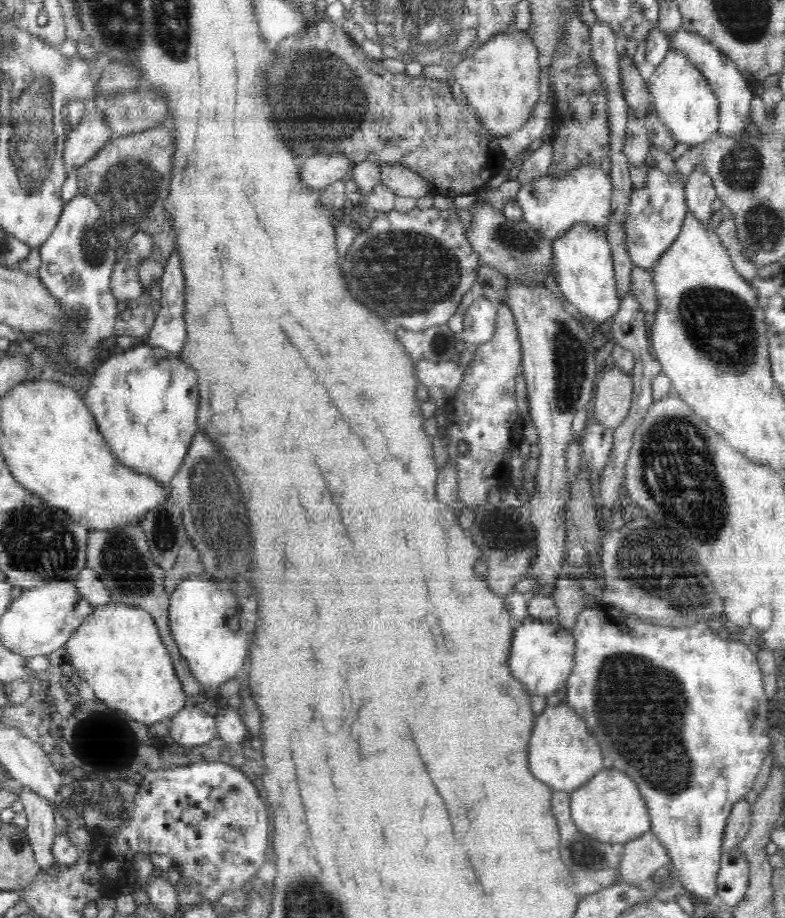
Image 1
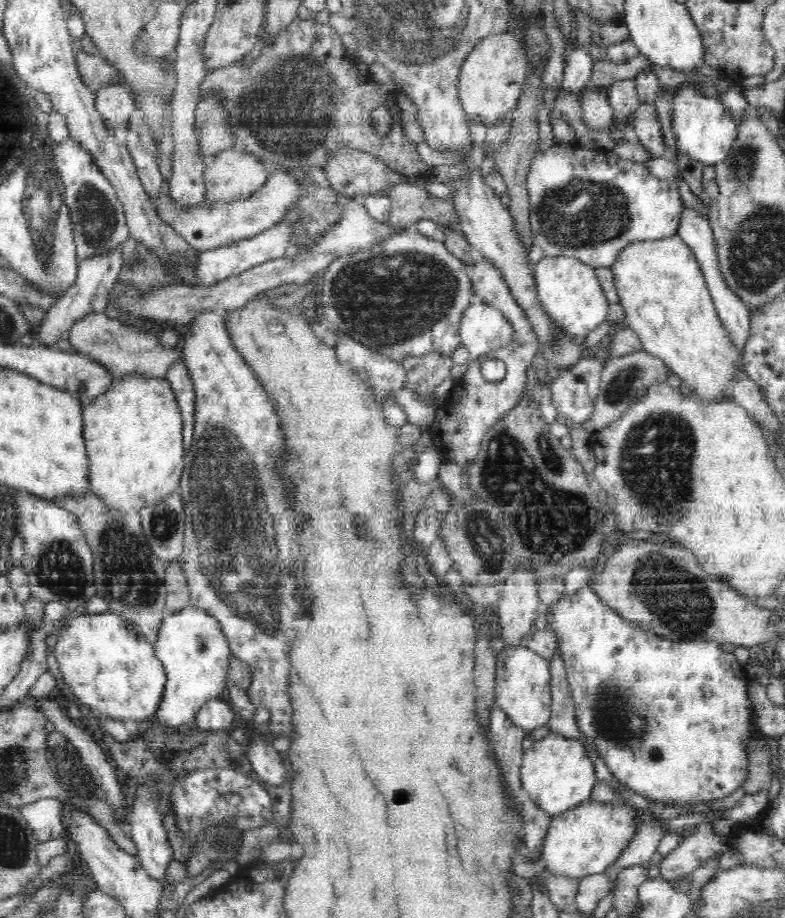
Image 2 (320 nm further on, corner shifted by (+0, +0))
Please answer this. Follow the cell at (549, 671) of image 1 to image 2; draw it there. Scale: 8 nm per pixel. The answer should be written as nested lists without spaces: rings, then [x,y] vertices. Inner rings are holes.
[[[508,646],[497,655],[495,704],[508,715],[512,724],[519,725],[527,734],[548,725],[552,709],[551,675],[547,658],[528,646]]]

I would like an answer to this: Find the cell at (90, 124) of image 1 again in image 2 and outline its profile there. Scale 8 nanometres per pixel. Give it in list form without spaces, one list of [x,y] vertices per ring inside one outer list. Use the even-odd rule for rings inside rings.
[[[124,84],[100,87],[95,93],[95,107],[98,109],[106,128],[126,130],[130,116],[135,109],[134,96]]]

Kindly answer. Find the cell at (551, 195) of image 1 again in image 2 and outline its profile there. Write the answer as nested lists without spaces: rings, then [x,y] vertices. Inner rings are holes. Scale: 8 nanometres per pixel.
[[[559,142],[558,146],[554,144],[548,150],[544,150],[544,152],[542,150],[536,152],[527,177],[527,192],[529,195],[529,218],[533,244],[541,248],[545,256],[572,256],[576,260],[584,261],[597,268],[609,267],[614,261],[618,260],[620,254],[632,243],[658,240],[677,235],[684,212],[684,206],[677,184],[674,181],[660,180],[660,178],[652,176],[651,168],[647,164],[644,164],[644,162],[618,159],[616,154],[612,152],[601,150],[601,153],[598,154],[598,150],[592,149],[580,150],[580,156],[578,156],[578,152],[572,146],[570,148],[568,146],[560,146]]]

